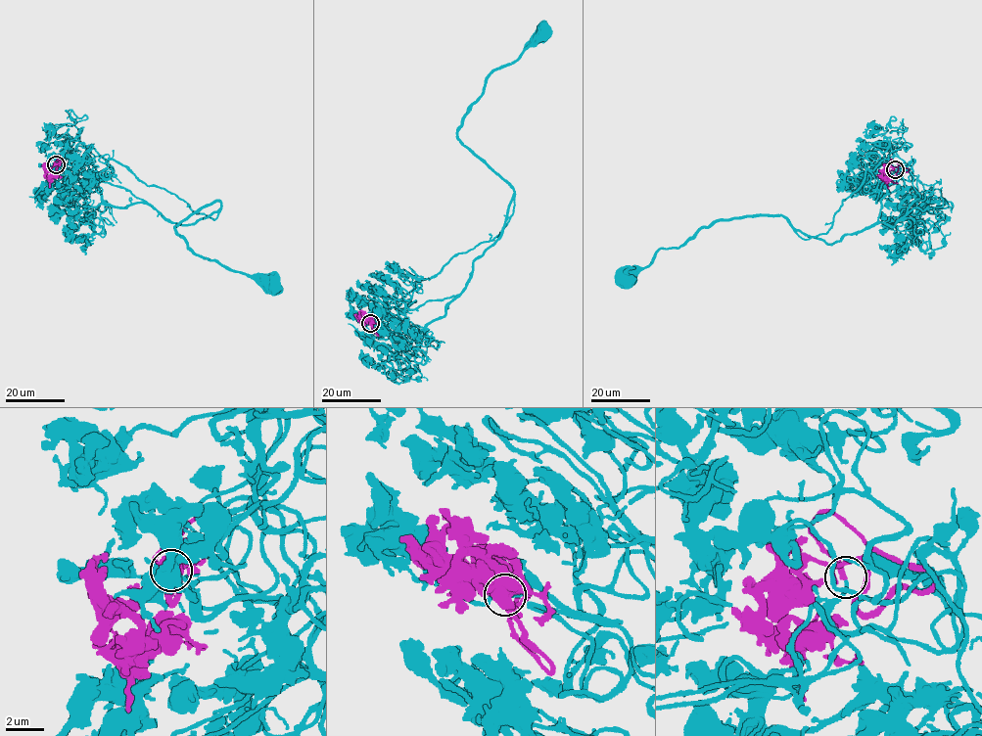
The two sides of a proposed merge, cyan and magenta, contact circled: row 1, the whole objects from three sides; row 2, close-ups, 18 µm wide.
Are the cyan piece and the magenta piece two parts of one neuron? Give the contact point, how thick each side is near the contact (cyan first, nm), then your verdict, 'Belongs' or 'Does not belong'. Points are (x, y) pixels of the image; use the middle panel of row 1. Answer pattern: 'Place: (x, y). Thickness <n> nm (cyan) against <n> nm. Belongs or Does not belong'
Place: (370, 323). Thickness 170 nm (cyan) against 240 nm. Belongs

